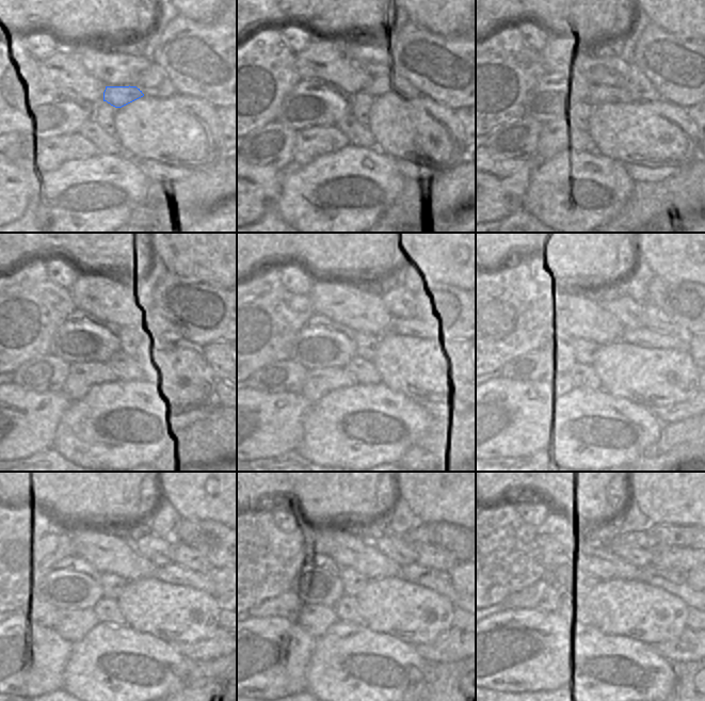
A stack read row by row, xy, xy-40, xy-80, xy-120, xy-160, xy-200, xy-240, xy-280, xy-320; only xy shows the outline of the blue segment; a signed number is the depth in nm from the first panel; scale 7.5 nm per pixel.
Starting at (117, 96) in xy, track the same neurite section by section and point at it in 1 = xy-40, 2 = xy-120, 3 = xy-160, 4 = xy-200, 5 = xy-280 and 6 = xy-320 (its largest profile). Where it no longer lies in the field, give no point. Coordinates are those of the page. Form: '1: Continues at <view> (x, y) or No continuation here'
1: Continues at xy-40 (357, 95)
2: Continues at xy-120 (160, 328)
3: Continues at xy-160 (406, 330)
4: Continues at xy-200 (643, 336)
5: Continues at xy-280 (439, 582)
6: Continues at xy-320 (674, 582).

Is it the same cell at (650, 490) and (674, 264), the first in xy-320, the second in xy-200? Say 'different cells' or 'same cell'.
same cell

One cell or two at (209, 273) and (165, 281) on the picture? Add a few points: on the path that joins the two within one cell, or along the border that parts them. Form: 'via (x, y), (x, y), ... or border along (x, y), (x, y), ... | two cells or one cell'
border along (166, 261), (169, 269), (181, 275), (210, 284) | two cells

